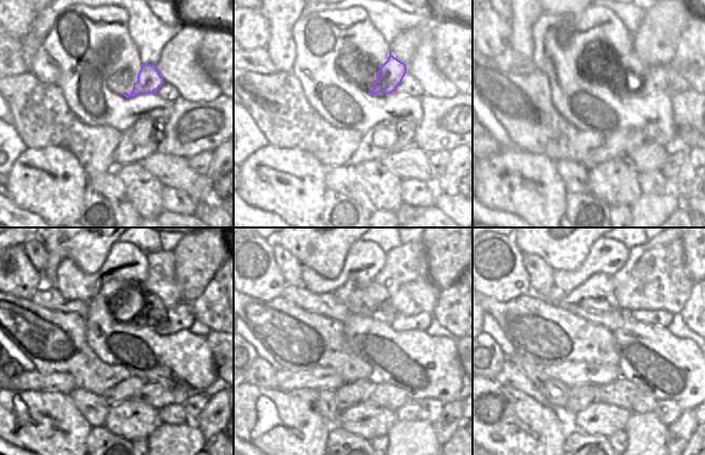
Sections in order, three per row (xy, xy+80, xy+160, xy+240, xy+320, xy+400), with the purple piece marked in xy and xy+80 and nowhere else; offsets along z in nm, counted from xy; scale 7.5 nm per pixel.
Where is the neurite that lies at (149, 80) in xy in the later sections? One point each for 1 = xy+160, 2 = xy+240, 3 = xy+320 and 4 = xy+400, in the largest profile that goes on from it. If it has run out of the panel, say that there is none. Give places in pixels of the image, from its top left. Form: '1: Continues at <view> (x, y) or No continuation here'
1: Continues at xy+160 (631, 69)
2: Continues at xy+240 (119, 296)
3: Continues at xy+320 (368, 299)
4: Continues at xy+400 (596, 293).

